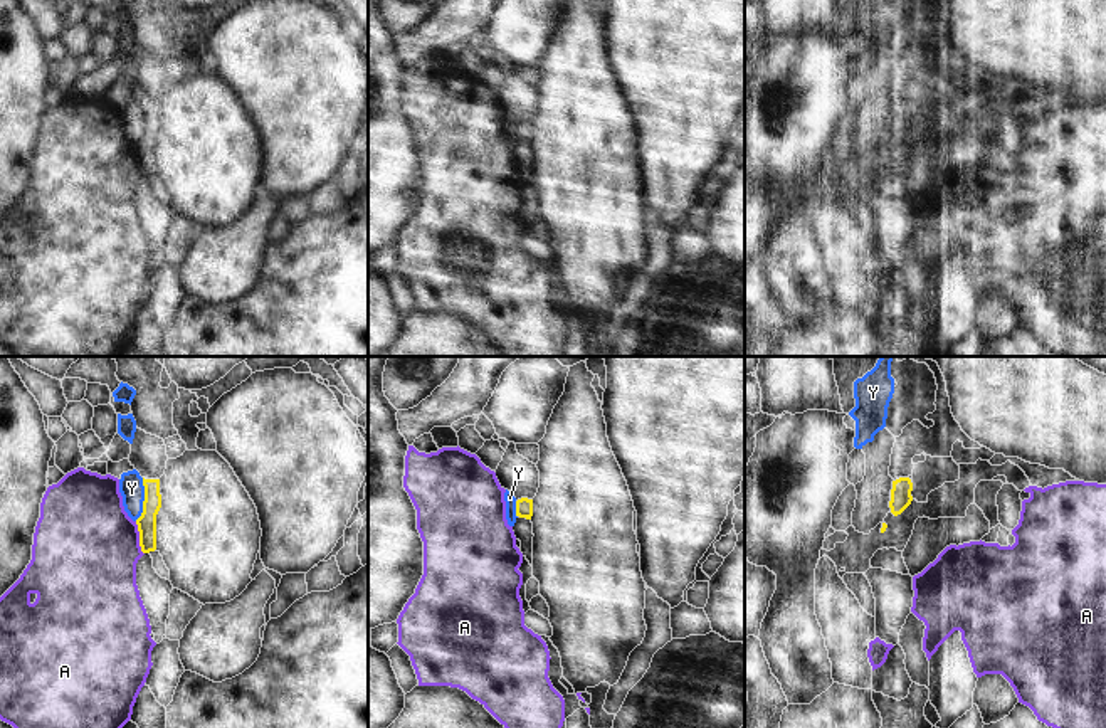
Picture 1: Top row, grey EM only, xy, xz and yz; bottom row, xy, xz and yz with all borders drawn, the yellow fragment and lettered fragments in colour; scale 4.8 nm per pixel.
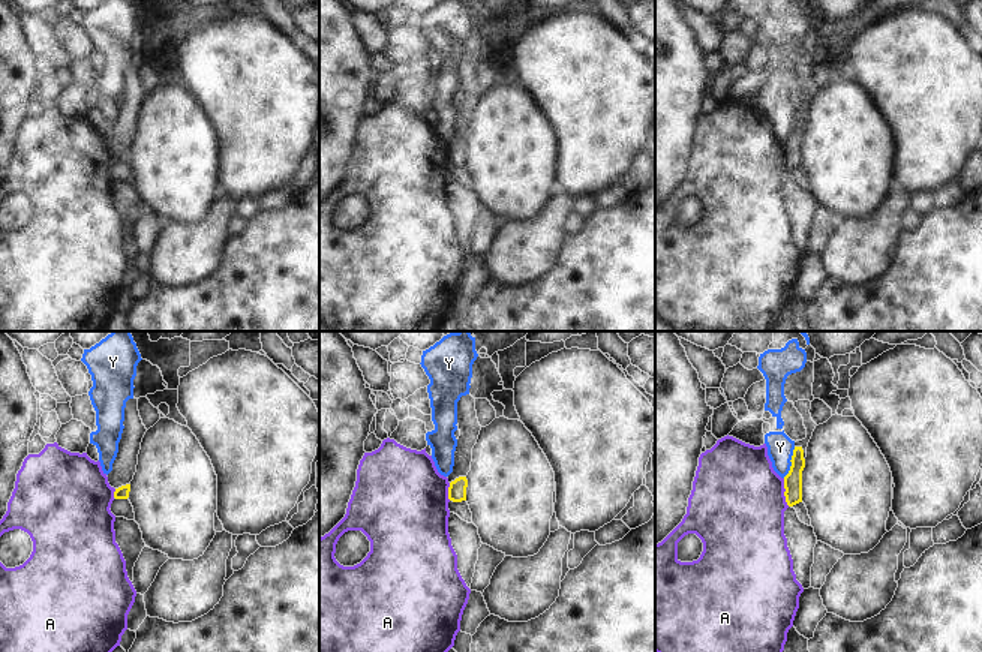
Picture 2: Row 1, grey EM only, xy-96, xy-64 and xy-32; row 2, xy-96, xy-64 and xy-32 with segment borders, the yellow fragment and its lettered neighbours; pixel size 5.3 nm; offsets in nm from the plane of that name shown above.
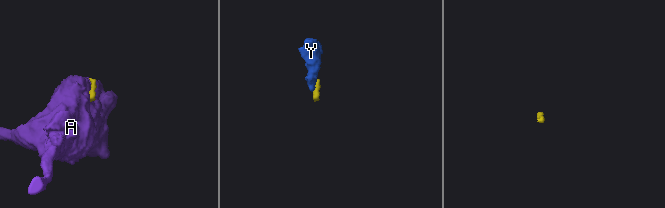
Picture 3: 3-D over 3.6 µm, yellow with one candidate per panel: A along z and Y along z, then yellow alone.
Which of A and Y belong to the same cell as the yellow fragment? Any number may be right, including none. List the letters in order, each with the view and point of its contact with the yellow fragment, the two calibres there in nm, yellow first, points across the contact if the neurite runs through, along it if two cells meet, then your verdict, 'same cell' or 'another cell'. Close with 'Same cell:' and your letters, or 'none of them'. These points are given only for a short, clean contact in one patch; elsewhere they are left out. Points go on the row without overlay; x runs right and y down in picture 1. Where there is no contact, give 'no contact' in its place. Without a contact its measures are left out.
A: xy (140, 162) | 100/480 nm | along xy (135, 145), (138, 168), (143, 177) | another cell
Y: xy (145, 123) | 100/120 nm | along xy (143, 101), (143, 135), (135, 143) | another cell
Same cell: none of them

